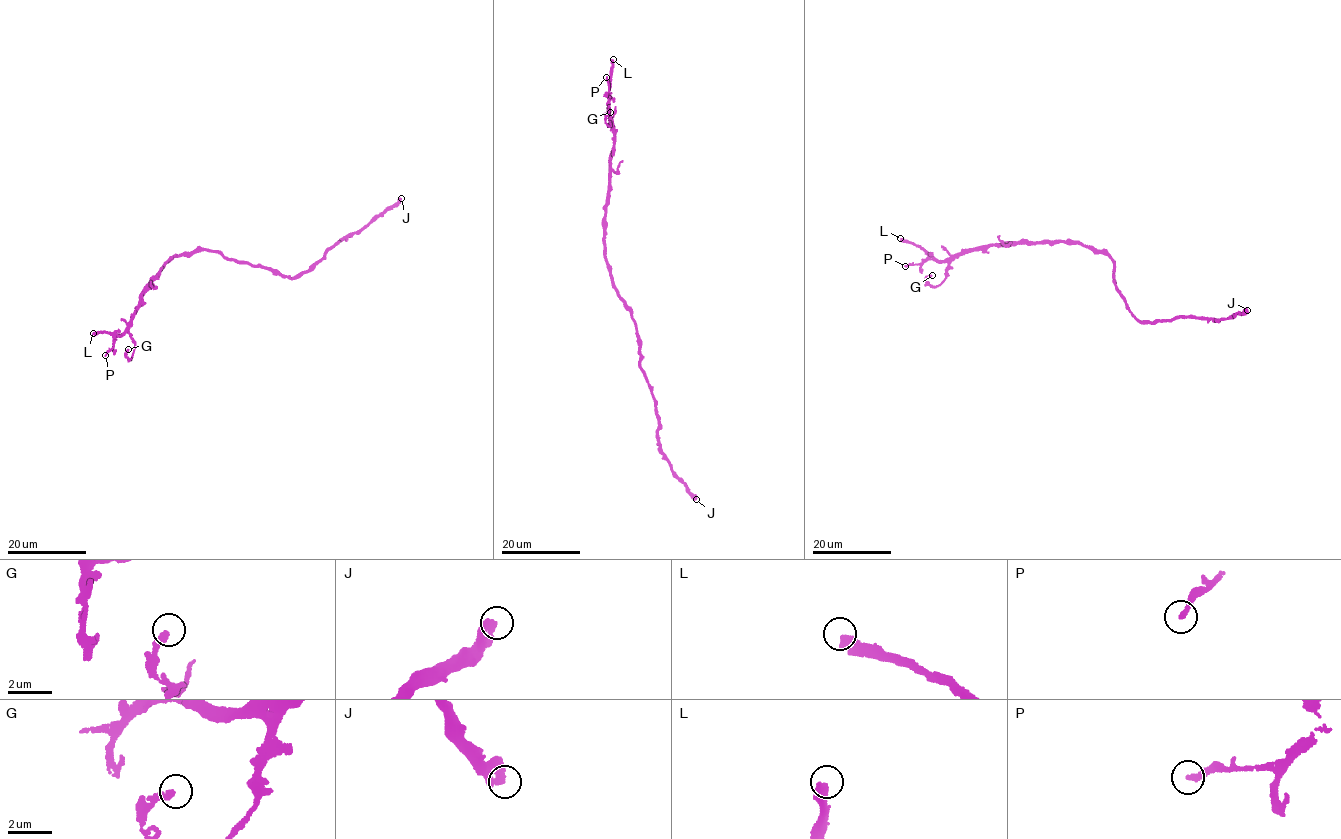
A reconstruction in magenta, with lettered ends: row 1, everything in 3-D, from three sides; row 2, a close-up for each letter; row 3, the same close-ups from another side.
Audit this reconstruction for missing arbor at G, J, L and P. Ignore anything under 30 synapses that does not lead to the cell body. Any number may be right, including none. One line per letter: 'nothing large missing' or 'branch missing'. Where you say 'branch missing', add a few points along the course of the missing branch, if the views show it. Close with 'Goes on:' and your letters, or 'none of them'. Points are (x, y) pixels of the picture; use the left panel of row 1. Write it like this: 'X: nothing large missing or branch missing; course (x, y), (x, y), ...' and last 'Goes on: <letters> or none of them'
G: nothing large missing
J: nothing large missing
L: branch missing; course (93, 333), (87, 344), (90, 360), (82, 348)
P: nothing large missing
Goes on: L

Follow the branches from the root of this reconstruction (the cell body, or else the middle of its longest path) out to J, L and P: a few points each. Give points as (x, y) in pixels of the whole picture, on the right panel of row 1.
J: (1112, 262), (1115, 284), (1129, 310), (1140, 321), (1161, 322), (1180, 317), (1216, 321), (1233, 318), (1247, 310)
L: (1112, 262), (1108, 255), (1087, 246), (1049, 240), (993, 243), (939, 260), (929, 258), (922, 249), (900, 238)
P: (1112, 262), (1108, 255), (1087, 246), (1049, 240), (993, 243), (943, 260), (927, 258), (905, 266)

